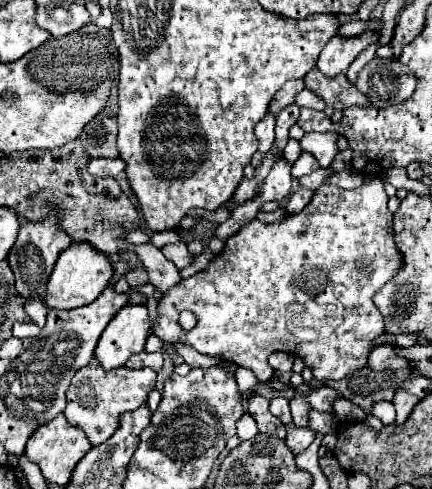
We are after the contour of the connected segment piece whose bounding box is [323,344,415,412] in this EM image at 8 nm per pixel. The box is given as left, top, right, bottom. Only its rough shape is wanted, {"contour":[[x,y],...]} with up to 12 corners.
{"contour":[[379,344],[367,366],[323,384],[369,412],[415,376],[399,346]]}

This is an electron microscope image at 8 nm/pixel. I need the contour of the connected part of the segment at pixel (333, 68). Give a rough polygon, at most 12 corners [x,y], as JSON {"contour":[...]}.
{"contour":[[377,32],[335,36],[317,68],[335,78],[379,38]]}

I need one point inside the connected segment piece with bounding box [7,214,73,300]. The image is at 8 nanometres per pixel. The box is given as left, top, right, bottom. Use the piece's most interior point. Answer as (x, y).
(38, 246)

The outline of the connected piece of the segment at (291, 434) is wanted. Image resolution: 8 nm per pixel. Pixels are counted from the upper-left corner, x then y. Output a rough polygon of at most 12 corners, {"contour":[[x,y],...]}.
{"contour":[[287,424],[285,444],[293,454],[303,452],[315,440],[311,428]]}

